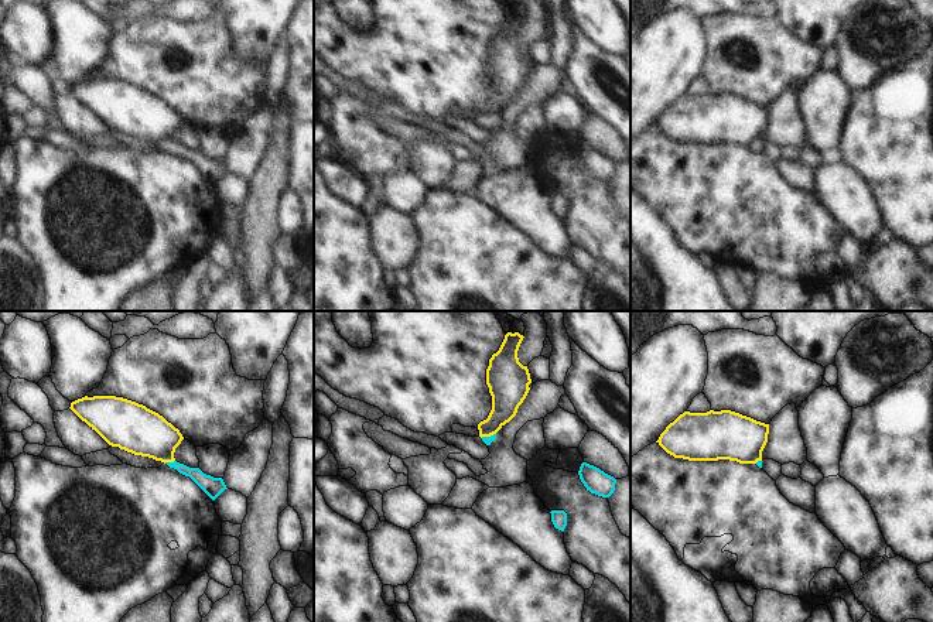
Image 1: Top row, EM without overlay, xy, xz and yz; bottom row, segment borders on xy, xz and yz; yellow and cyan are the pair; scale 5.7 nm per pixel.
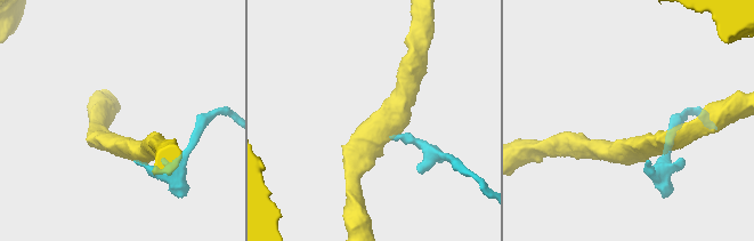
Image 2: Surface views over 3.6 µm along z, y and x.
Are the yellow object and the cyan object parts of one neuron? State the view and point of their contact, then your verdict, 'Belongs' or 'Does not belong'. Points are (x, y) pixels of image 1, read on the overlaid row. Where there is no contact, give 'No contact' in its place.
Touches yellow at xy (168, 461). Does not belong.

